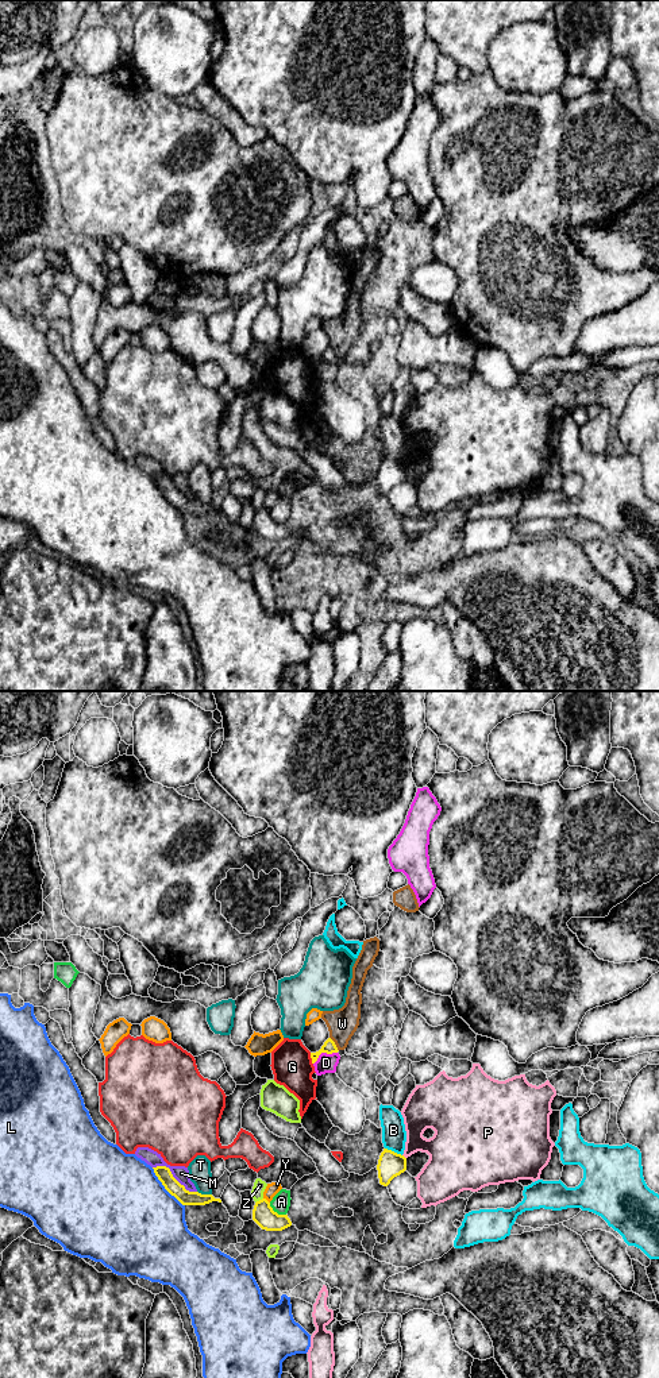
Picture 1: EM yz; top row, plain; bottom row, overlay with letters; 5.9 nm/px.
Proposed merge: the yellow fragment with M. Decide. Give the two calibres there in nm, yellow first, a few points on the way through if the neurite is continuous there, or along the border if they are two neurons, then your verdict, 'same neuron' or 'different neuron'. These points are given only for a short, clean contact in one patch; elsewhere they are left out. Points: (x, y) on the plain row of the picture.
90/90 nm | different neuron

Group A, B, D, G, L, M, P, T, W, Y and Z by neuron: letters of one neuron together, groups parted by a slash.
A / B / D / G / L / M / P T / W / Y / Z

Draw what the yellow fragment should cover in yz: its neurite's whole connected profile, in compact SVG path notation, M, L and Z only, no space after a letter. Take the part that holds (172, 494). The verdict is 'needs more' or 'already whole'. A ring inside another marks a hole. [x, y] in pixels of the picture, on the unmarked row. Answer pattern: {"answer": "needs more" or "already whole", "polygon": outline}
{"answer": "already whole", "polygon": "M166 475L153 476L155 485L162 491L165 498L174 505L182 514L205 514L212 510L221 512L220 507L215 507L212 503L201 503L199 501L189 501L181 494Z"}

